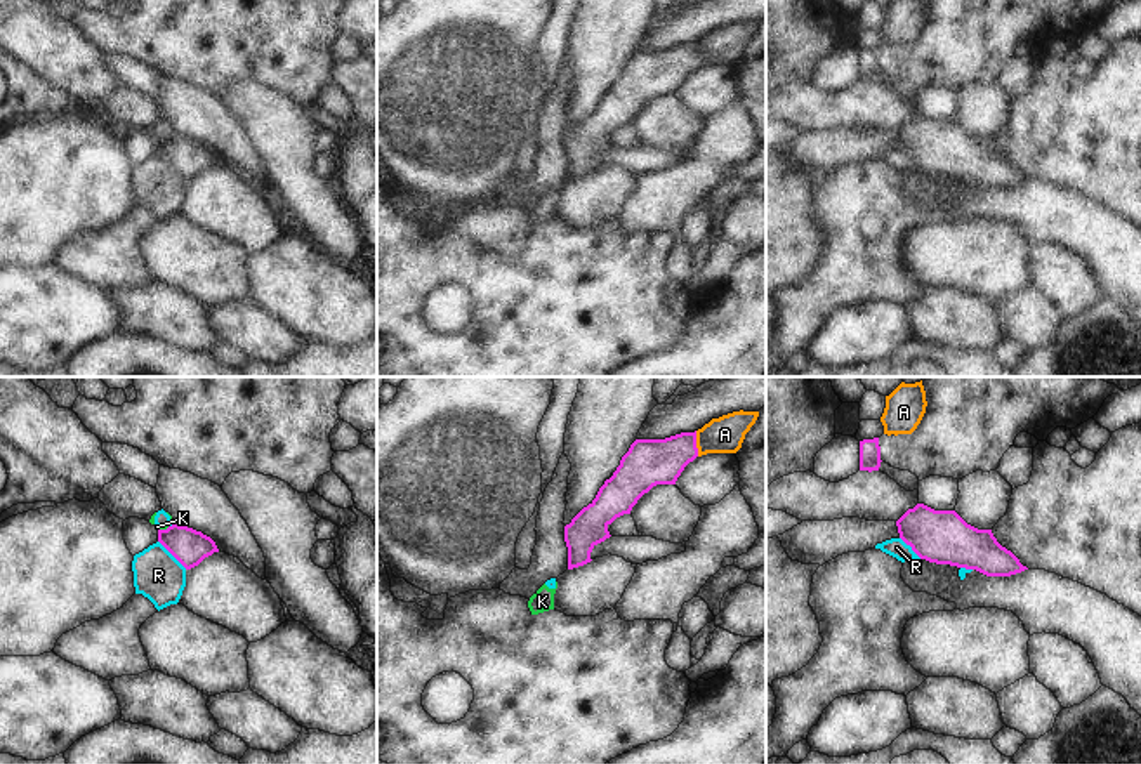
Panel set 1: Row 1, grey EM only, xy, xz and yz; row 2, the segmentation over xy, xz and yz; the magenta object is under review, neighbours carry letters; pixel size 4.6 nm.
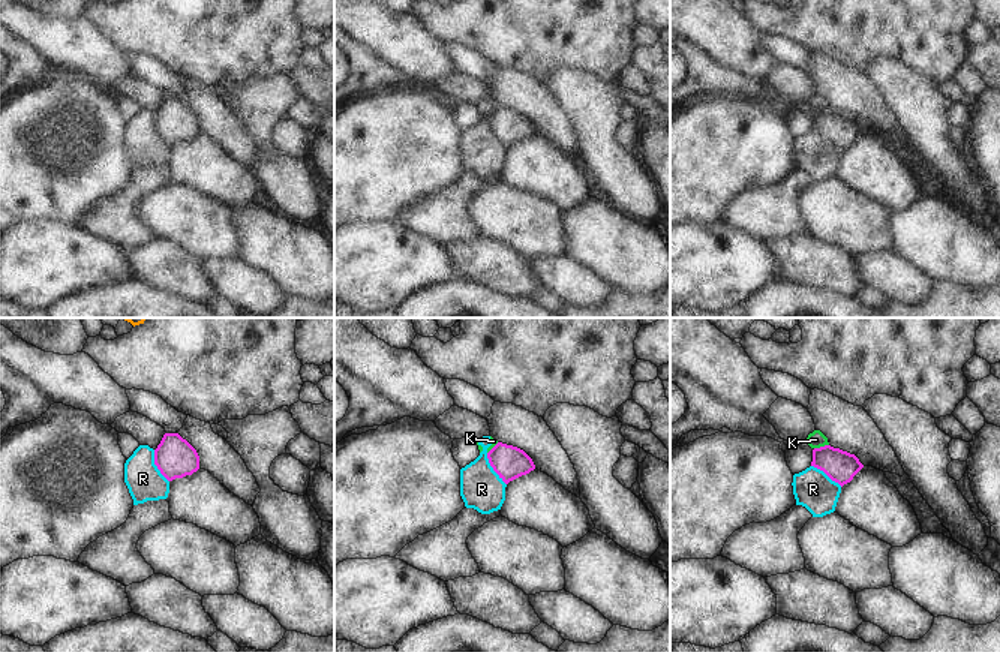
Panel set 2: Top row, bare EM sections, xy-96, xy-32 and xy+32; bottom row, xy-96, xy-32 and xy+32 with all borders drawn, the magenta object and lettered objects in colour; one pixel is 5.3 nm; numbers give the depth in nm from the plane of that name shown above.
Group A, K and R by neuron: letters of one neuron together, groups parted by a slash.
A / K R

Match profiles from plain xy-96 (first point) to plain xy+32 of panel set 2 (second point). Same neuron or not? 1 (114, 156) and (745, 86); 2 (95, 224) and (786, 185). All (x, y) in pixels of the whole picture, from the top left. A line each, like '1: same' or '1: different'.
1: different
2: same

